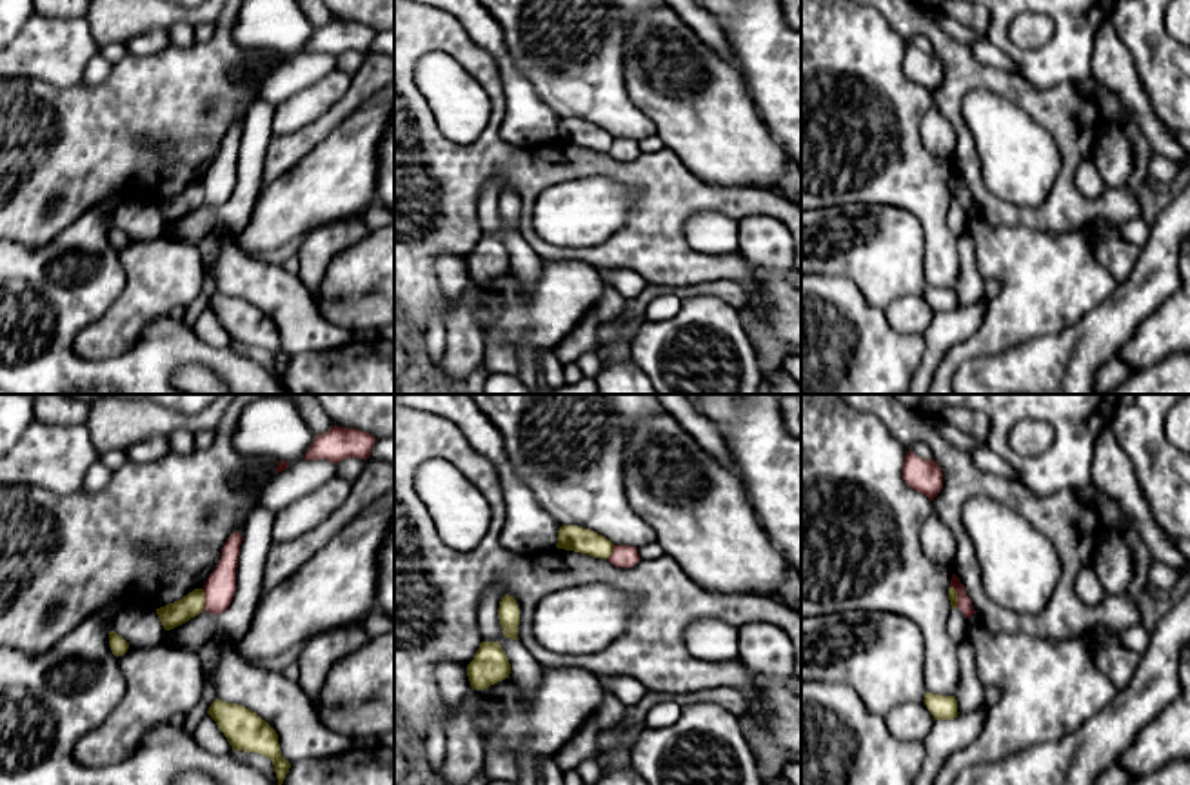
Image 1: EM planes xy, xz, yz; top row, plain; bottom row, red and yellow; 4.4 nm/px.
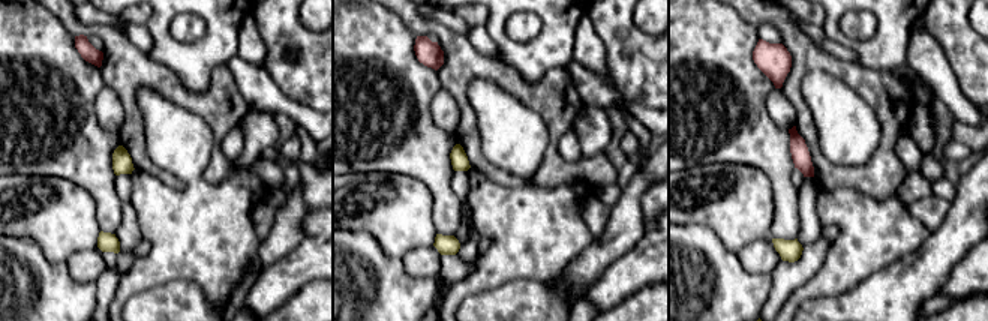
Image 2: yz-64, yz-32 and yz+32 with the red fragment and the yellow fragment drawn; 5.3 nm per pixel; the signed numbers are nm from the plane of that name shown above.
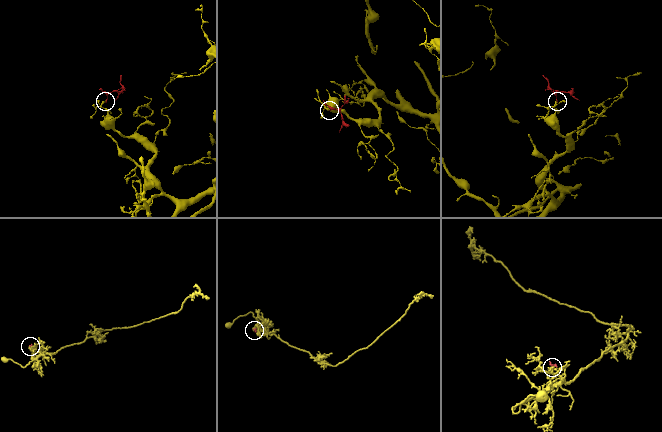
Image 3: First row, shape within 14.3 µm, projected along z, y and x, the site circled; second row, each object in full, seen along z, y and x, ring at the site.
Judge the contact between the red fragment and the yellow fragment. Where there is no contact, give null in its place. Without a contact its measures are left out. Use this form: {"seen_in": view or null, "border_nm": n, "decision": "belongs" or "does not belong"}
{"seen_in": "xy", "border_nm": 100, "decision": "does not belong"}

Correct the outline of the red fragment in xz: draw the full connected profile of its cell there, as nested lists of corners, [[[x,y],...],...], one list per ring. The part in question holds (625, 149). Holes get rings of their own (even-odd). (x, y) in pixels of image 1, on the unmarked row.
[[[614,138],[612,147],[607,151],[616,160],[634,160],[641,151],[636,140],[630,138]]]

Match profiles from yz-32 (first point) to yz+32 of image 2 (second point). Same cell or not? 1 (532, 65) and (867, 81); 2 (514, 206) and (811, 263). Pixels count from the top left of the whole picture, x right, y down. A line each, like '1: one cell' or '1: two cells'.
1: two cells
2: two cells

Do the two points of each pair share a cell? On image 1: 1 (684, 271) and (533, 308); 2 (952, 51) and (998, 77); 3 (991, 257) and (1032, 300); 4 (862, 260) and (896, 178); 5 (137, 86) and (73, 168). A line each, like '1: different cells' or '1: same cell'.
1: different cells
2: same cell
3: same cell
4: different cells
5: same cell

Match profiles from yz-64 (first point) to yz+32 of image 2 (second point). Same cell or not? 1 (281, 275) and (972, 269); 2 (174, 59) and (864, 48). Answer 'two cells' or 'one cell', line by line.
1: one cell
2: one cell

